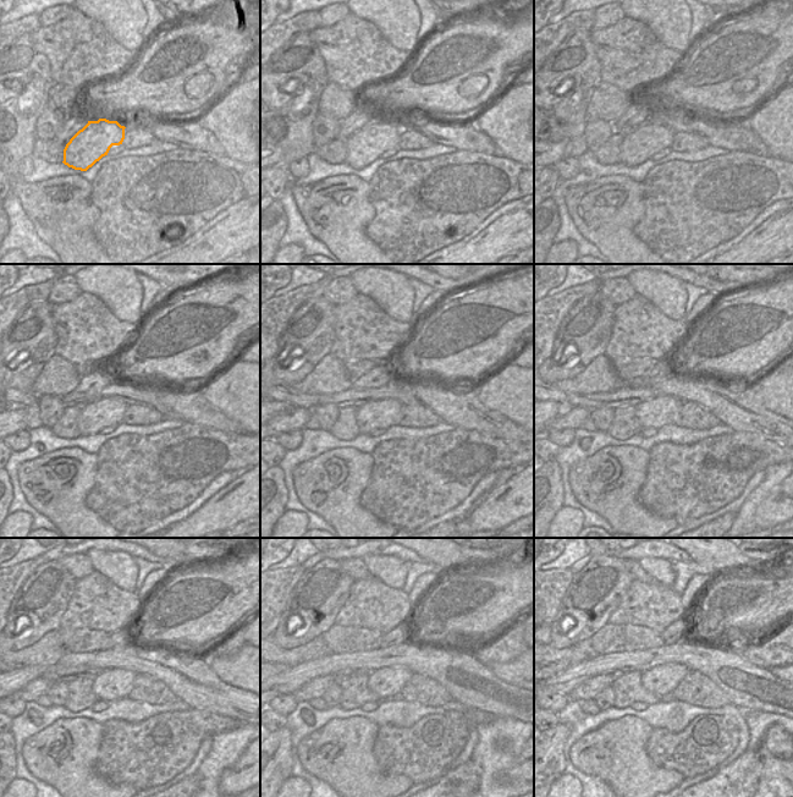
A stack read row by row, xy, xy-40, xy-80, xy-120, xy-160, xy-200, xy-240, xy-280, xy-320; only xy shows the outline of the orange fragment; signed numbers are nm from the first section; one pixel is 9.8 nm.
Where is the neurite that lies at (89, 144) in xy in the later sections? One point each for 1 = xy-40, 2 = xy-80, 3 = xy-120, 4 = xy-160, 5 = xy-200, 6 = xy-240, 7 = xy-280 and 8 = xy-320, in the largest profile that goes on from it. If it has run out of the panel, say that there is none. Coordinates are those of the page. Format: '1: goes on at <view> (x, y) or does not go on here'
1: goes on at xy-40 (365, 146)
2: goes on at xy-80 (639, 144)
3: goes on at xy-120 (105, 412)
4: goes on at xy-160 (381, 413)
5: goes on at xy-200 (659, 411)
6: goes on at xy-240 (109, 685)
7: goes on at xy-280 (387, 682)
8: goes on at xy-320 (661, 680)

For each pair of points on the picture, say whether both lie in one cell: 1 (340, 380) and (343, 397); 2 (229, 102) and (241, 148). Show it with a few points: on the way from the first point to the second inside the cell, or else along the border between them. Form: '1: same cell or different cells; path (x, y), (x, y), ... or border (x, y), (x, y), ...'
1: different cells; border (351, 385), (345, 390), (314, 395)
2: same cell; path (231, 113), (231, 124), (236, 137)

